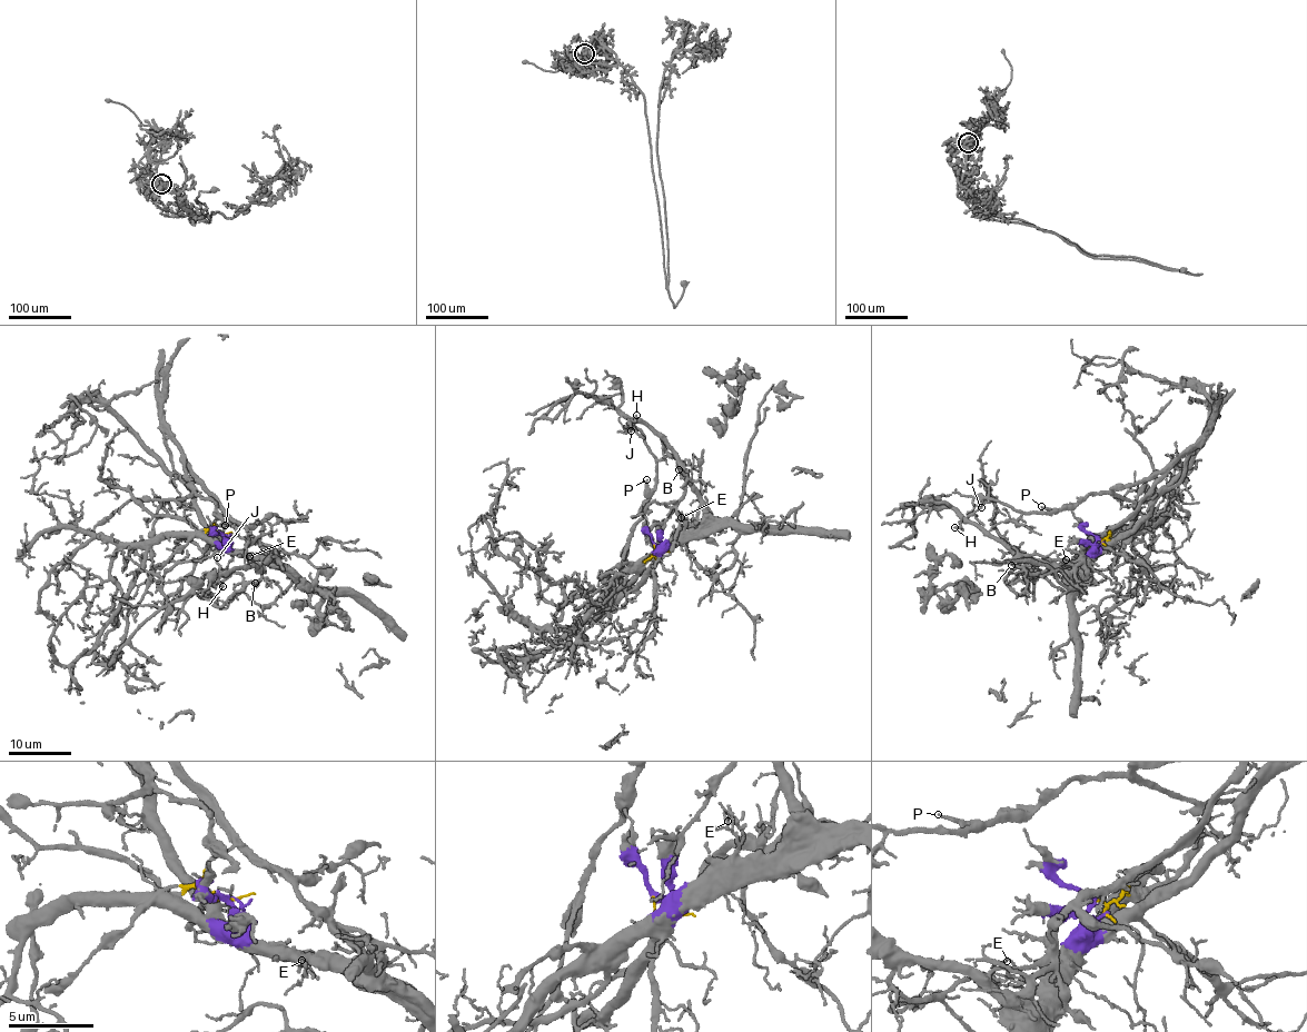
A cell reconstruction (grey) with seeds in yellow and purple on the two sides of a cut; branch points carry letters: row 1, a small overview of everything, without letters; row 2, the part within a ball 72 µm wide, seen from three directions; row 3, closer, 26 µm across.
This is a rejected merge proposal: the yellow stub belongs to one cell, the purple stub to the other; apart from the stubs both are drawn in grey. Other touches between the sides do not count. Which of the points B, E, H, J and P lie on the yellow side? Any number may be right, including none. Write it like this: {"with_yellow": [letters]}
{"with_yellow": ["P"]}

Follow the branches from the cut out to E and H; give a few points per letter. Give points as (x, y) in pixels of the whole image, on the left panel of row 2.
E: (218, 534), (250, 563), (249, 556)
H: (218, 534), (231, 549), (273, 559), (269, 557), (264, 569), (234, 567), (224, 572), (217, 579), (224, 586)

